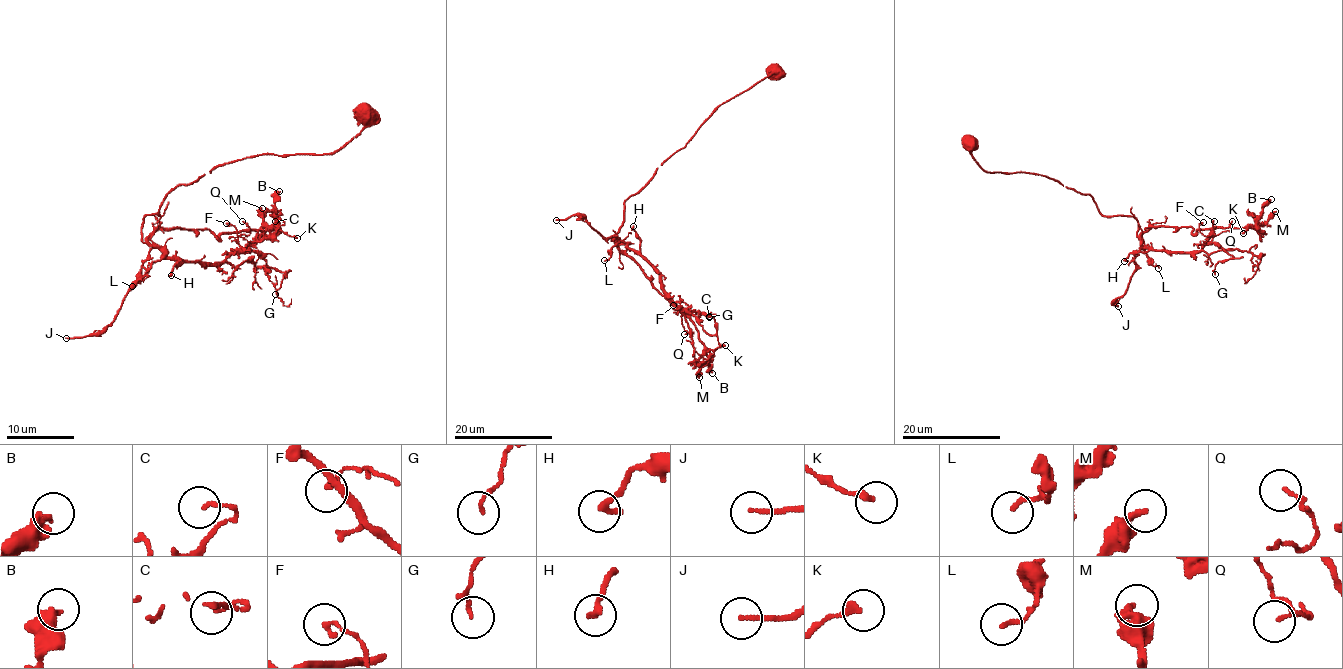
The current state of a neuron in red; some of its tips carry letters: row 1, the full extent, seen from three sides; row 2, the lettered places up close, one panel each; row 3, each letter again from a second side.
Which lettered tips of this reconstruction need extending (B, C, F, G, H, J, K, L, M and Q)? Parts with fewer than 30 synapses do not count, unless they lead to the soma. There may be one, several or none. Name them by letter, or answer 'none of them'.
none of them

